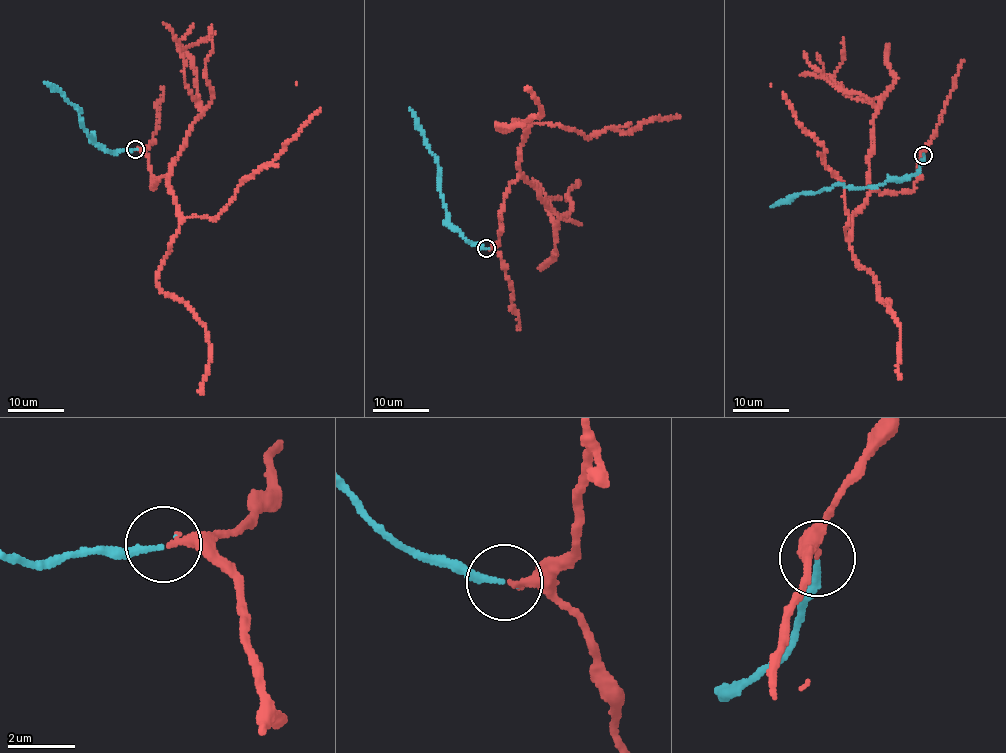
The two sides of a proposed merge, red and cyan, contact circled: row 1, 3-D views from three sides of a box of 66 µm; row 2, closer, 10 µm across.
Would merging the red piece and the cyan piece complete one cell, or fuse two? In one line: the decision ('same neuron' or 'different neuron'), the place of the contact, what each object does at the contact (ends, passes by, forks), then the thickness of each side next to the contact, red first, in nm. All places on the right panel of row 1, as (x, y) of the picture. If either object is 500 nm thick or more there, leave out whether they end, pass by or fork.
same neuron; place (923, 155); red ends; cyan ends; calibres 280 and 170 nm

